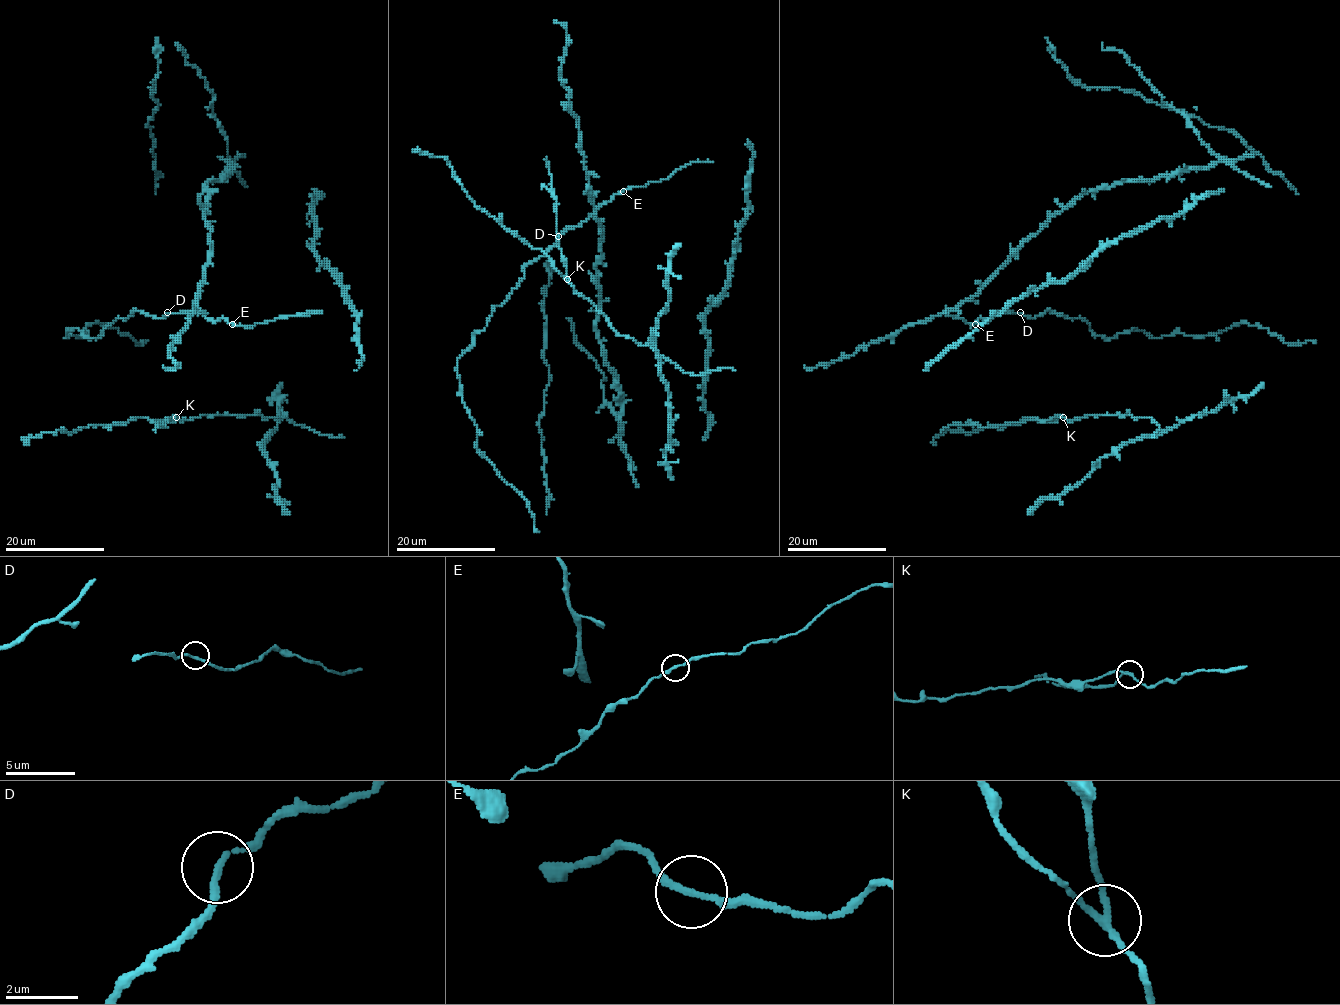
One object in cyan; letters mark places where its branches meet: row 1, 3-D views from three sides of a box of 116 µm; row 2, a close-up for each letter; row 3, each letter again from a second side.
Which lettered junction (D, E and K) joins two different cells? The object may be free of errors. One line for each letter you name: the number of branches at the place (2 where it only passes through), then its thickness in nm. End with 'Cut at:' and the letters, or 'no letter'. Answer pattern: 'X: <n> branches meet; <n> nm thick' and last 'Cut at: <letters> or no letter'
K: 3 branches meet; 170 nm thick
Cut at: K

